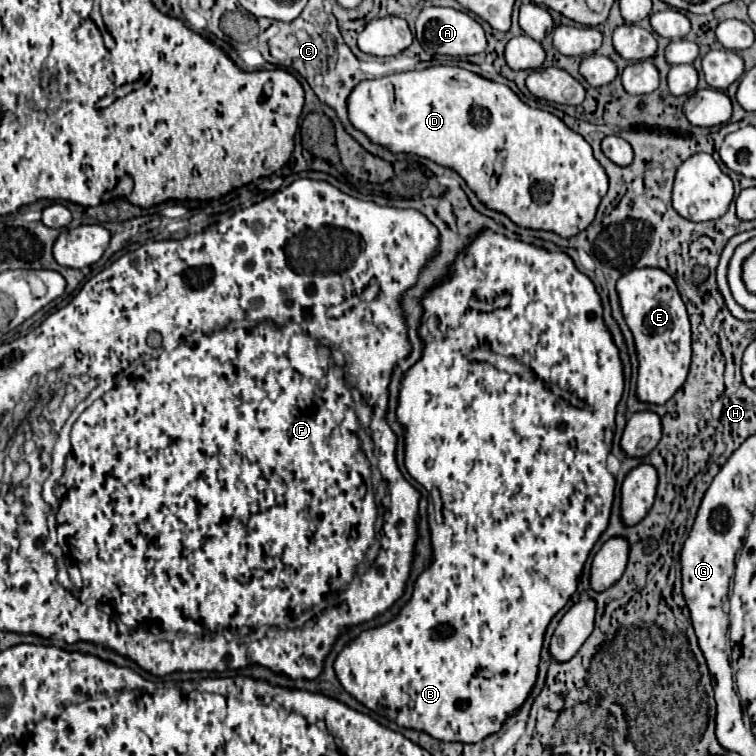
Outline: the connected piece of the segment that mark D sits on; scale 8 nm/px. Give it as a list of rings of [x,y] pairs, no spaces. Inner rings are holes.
[[[431,66],[425,68],[425,70],[415,70],[415,72],[399,72],[399,74],[391,74],[391,76],[385,76],[385,78],[373,78],[373,80],[363,80],[359,82],[351,94],[347,96],[347,114],[349,114],[349,122],[361,130],[373,144],[377,146],[383,146],[385,150],[393,152],[393,154],[415,154],[415,156],[421,156],[421,158],[429,158],[445,168],[451,168],[455,170],[465,182],[467,186],[477,194],[477,198],[489,206],[491,210],[495,212],[501,212],[505,214],[507,218],[511,218],[511,222],[515,222],[517,226],[521,228],[531,228],[531,230],[547,230],[547,232],[555,232],[563,238],[571,238],[575,234],[579,234],[581,230],[585,230],[591,220],[595,218],[595,212],[599,208],[599,202],[601,198],[607,194],[607,174],[605,170],[601,168],[601,164],[595,160],[593,156],[593,150],[591,146],[585,142],[583,136],[579,136],[577,132],[573,132],[571,128],[567,128],[557,116],[553,116],[551,112],[543,112],[543,110],[537,110],[537,108],[531,108],[527,106],[525,102],[521,102],[517,98],[517,94],[505,86],[505,84],[497,84],[497,82],[491,82],[487,78],[481,78],[479,74],[473,74],[465,68],[458,66]],[[493,164],[501,164],[501,172],[497,176],[497,186],[495,188],[489,188],[489,178],[493,176]]]

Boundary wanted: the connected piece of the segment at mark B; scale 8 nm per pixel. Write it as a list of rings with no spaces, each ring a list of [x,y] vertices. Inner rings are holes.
[[[483,230],[473,240],[473,244],[455,258],[451,280],[431,290],[423,300],[423,308],[425,308],[425,316],[423,316],[423,326],[419,328],[419,336],[425,340],[425,350],[423,350],[423,358],[413,368],[409,368],[409,372],[403,378],[399,406],[397,406],[397,420],[405,426],[405,466],[409,474],[427,490],[431,490],[433,486],[441,490],[445,518],[441,528],[431,530],[435,560],[417,578],[413,598],[395,616],[395,620],[375,630],[365,630],[355,638],[355,642],[349,642],[335,660],[335,672],[339,676],[341,686],[355,700],[359,700],[363,706],[367,706],[373,712],[385,714],[397,726],[423,730],[437,740],[473,744],[487,738],[489,734],[495,734],[501,728],[501,724],[529,696],[537,680],[537,664],[543,646],[543,634],[551,618],[567,604],[571,594],[577,590],[577,580],[583,572],[583,564],[591,548],[595,546],[595,542],[599,540],[599,536],[605,532],[609,524],[611,504],[615,496],[615,478],[605,468],[605,460],[609,454],[609,444],[605,442],[605,430],[613,428],[615,408],[623,394],[623,366],[621,366],[619,350],[615,348],[611,334],[603,322],[603,308],[601,308],[599,294],[593,282],[575,268],[573,260],[565,252],[549,252],[539,246],[531,246],[519,240],[509,240],[501,234],[493,234],[491,230]],[[501,294],[509,294],[509,306],[503,310],[495,310],[495,312],[467,310],[467,302],[471,298],[491,302]],[[433,316],[439,318],[439,324],[445,332],[441,342],[433,342],[433,336],[425,326],[425,322]],[[485,340],[493,346],[495,352],[505,356],[517,356],[521,362],[531,366],[531,370],[535,372],[535,380],[529,382],[523,380],[521,376],[499,372],[487,362],[469,362],[465,358],[465,352],[469,352],[471,348],[475,348]],[[441,626],[445,626],[447,630],[445,634],[435,638],[437,628]]]

